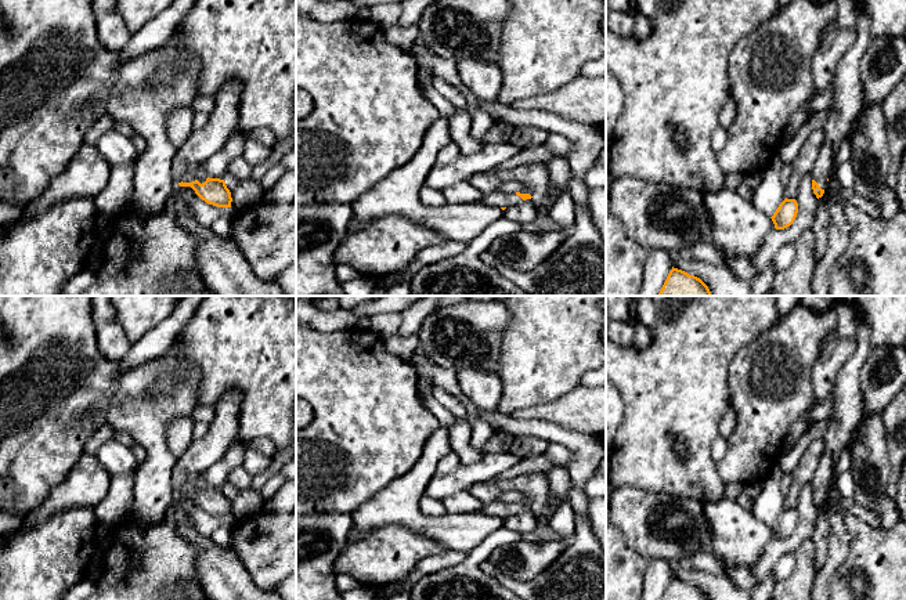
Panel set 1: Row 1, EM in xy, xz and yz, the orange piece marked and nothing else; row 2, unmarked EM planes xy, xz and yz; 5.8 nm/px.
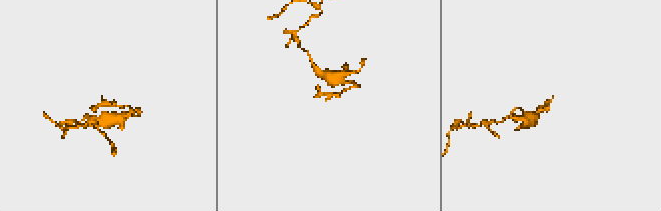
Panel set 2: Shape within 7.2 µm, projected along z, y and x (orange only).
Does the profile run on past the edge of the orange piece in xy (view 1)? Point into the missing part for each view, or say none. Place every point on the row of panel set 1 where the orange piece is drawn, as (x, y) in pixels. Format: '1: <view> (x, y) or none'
1: xy (197, 172)

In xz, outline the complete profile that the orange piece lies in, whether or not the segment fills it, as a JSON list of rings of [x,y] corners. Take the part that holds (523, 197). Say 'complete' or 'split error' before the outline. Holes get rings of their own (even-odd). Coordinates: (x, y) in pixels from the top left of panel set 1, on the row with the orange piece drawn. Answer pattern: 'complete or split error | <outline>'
split error | [[[497,191],[497,192],[484,195],[480,202],[486,205],[497,206],[505,210],[509,206],[519,205],[523,200],[531,199],[531,198],[533,196],[530,194],[520,194],[520,192],[505,194],[505,192]]]

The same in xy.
split error | [[[203,165],[191,166],[180,178],[180,187],[191,187],[195,194],[209,205],[231,207],[231,192],[224,180],[209,178]]]

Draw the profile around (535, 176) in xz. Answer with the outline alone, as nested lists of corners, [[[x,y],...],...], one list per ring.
[[[533,163],[533,165],[521,165],[509,170],[497,170],[497,171],[484,171],[473,174],[468,178],[468,182],[477,188],[483,195],[488,195],[497,192],[498,188],[508,181],[519,181],[524,185],[528,185],[534,192],[534,200],[539,207],[539,212],[548,214],[556,199],[562,195],[563,191],[555,194],[553,196],[549,194],[549,174],[548,169],[544,163]]]

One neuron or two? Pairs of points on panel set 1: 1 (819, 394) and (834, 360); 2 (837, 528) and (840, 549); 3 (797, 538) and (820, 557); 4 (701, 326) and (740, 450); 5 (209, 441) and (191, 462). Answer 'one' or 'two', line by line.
1: one
2: one
3: two
4: two
5: one

